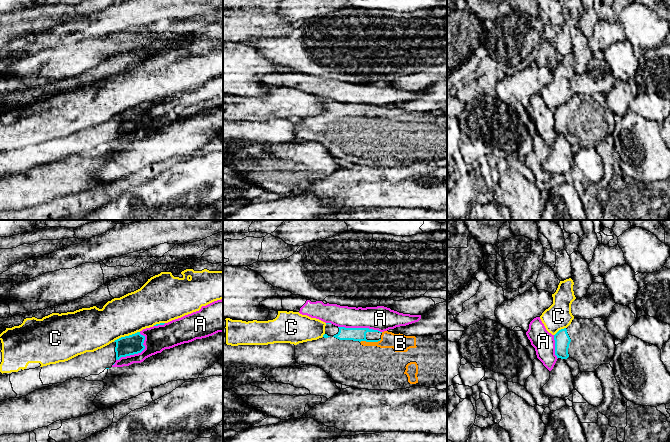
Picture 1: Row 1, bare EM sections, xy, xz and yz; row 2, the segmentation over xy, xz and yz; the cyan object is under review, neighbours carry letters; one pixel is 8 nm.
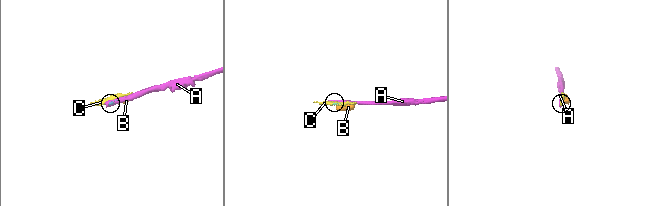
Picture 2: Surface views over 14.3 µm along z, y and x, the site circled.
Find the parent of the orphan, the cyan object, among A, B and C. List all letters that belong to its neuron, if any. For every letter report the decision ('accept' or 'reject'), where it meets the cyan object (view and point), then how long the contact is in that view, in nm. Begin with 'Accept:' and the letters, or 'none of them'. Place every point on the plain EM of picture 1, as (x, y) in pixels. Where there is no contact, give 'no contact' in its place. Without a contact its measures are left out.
Accept: B
A: reject; meets cyan in xy at (136, 129); contact 300 nm long
B: accept; meets cyan in xz at (370, 117); contact 180 nm long
C: reject; meets cyan in xy at (126, 112); contact 240 nm long

